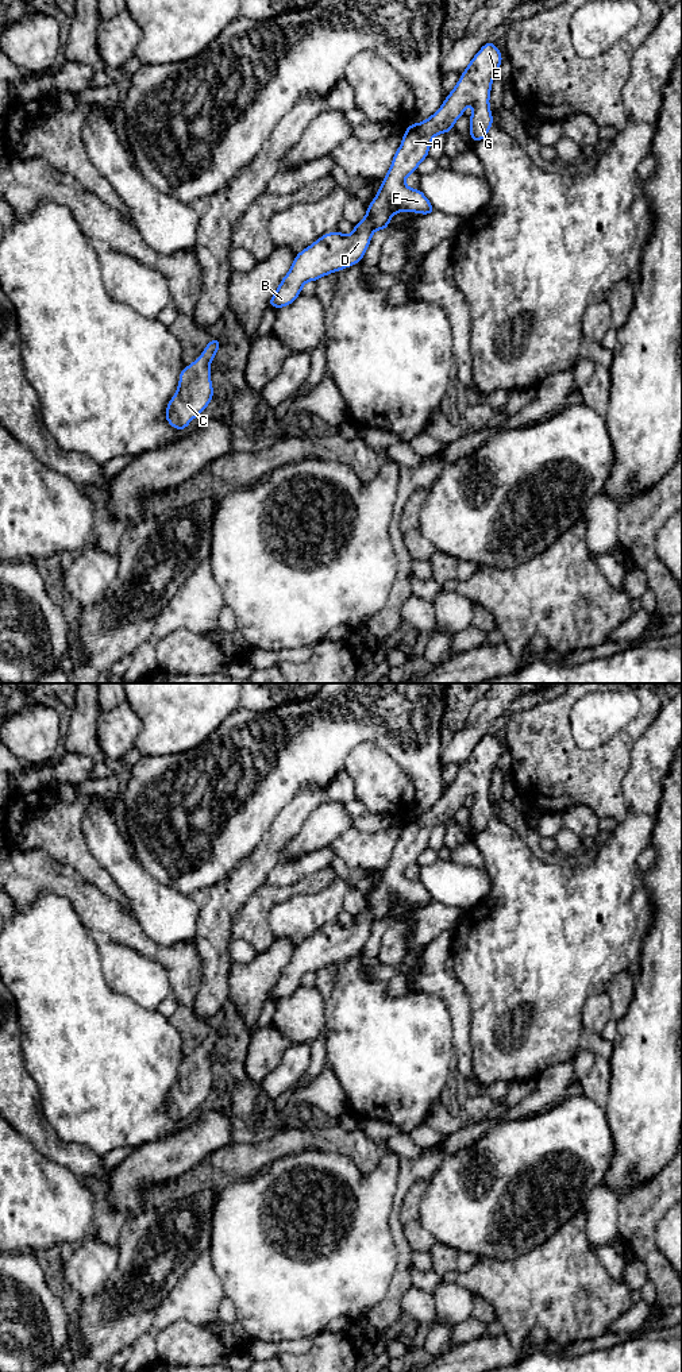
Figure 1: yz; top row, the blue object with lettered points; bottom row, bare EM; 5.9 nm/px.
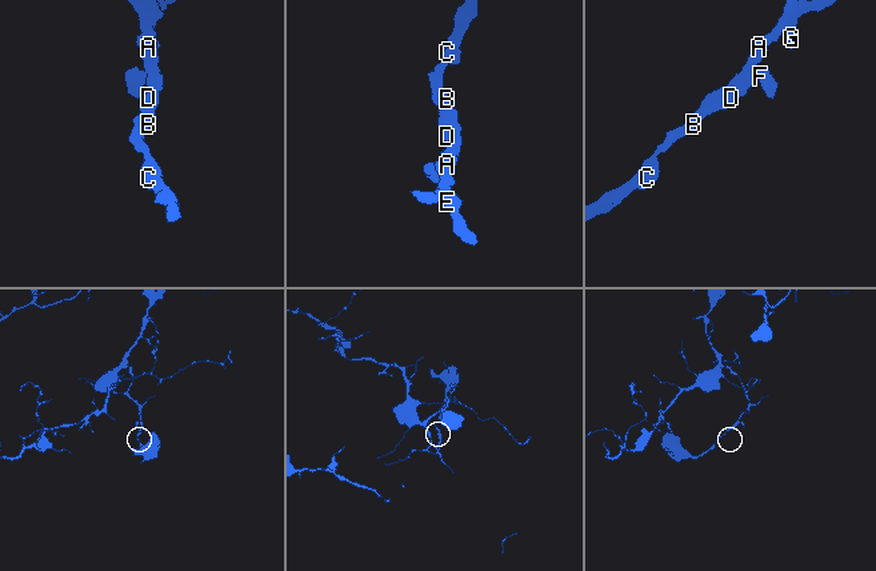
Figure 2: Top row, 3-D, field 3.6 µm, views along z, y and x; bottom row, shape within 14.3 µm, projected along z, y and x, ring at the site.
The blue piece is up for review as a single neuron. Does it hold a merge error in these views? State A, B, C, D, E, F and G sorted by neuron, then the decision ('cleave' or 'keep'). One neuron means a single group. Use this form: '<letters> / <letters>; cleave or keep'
A B C D E F G; keep

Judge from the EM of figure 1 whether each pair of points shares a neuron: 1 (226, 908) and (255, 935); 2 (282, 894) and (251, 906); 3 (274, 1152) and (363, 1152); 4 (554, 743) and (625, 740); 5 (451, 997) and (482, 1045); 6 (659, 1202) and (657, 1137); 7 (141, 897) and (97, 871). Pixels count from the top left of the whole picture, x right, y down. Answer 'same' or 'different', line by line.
1: different
2: same
3: same
4: same
5: different
6: different
7: different

